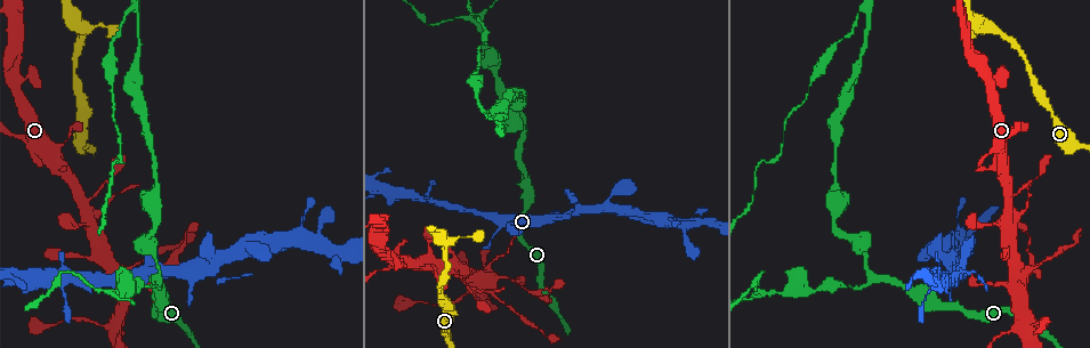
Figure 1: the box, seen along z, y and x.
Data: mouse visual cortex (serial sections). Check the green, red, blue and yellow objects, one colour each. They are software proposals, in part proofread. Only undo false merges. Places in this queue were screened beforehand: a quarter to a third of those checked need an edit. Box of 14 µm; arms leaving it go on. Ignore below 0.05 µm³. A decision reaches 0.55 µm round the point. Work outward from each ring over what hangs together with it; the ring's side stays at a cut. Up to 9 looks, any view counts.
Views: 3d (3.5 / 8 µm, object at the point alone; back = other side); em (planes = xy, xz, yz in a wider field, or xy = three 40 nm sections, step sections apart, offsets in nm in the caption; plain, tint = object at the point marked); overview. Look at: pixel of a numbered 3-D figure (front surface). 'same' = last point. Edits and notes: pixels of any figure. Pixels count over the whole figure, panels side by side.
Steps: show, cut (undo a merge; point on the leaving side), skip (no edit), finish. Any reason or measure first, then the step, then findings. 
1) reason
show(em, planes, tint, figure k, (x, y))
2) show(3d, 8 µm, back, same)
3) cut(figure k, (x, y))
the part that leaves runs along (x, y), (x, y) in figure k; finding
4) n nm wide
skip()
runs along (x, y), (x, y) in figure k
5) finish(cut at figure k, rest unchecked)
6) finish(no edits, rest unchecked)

show(3d, 3.5 µm, figure 1, (130, 267))

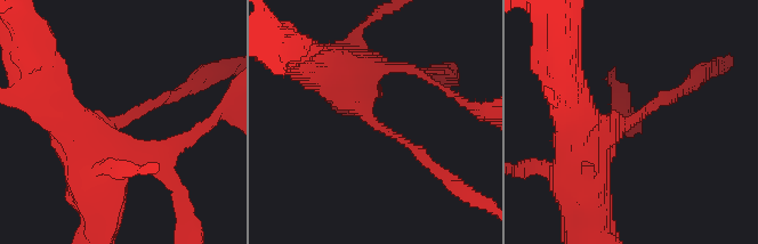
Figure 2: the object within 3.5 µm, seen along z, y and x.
arms of 150, 600 nm
show(em, xy, step 5, plain, figure 2, (121, 118))

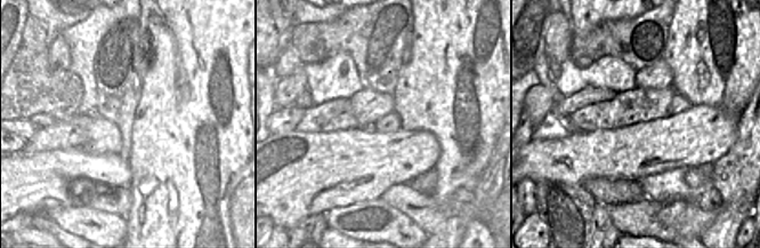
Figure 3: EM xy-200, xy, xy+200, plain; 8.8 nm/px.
where the object lies
show(em, xy, step 5, tint, same)

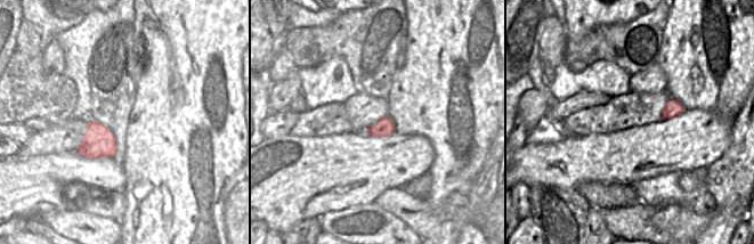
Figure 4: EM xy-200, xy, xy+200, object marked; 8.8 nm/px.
skip()
runs along (333, 67), (372, 121), (435, 167) in figure 2; one cell here

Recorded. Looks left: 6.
thin neck
show(3d, 3.5 µm, figure 1, (875, 277))

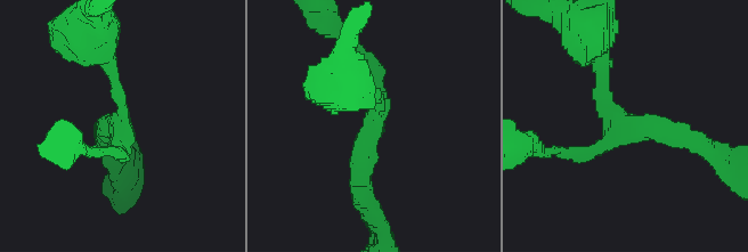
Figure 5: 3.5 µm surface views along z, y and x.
need the tissue
show(em, xy, step 5, tint, figure 5, (626, 126))

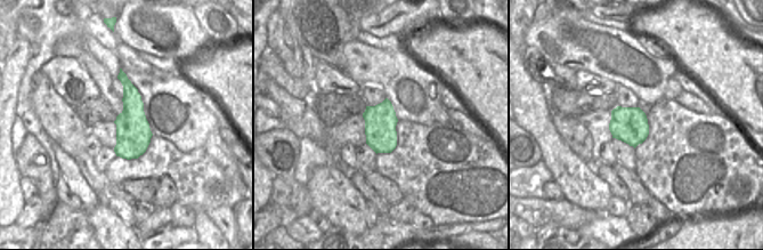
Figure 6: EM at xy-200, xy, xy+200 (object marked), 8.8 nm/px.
3 arms; arms of 200, 200, 300 nm
skip()
runs along (696, 144), (620, 122), (600, 59) in figure 5; all the same cell

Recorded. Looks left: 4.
sharp bend
show(3d, 3.5 µm, figure 1, (494, 66))

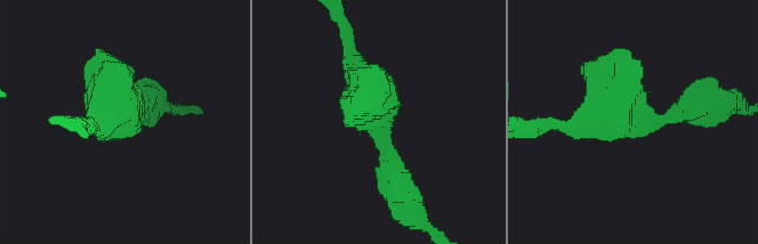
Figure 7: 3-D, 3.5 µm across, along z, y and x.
show(em, planes, tint, figure 7, (630, 119))

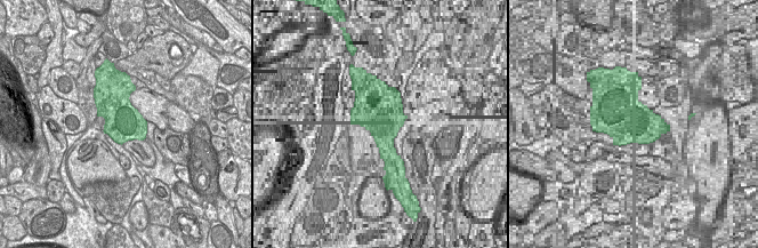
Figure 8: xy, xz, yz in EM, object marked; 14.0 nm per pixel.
skip()
runs along (389, 159), (344, 30) in figure 7; all the same cell

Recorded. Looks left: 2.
a fork
show(em, xy, step 2, tint, figure 1, (112, 292))

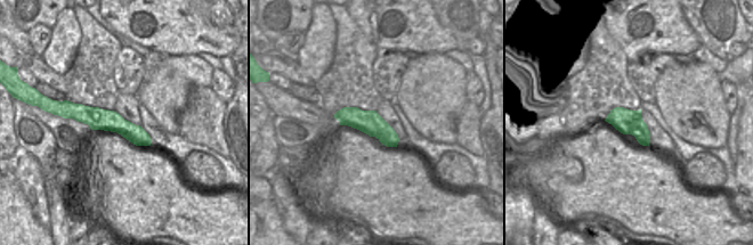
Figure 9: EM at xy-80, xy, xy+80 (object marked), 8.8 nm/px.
see where the arms go
show(3d, 3.5 µm, back, same)

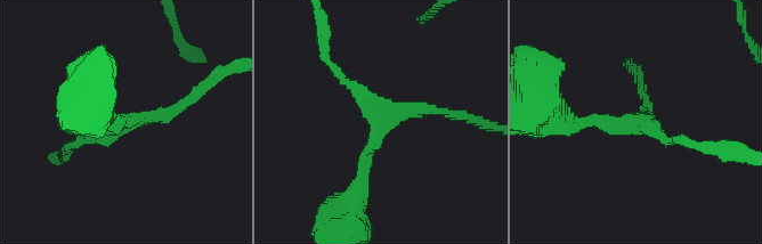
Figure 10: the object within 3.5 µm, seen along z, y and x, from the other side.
arms of 150, 150, 150 nm
skip()
runs along (361, 187), (395, 111), (452, 114) in figure 10; all the same cell

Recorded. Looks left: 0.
finish(no edits, rest unchecked)

